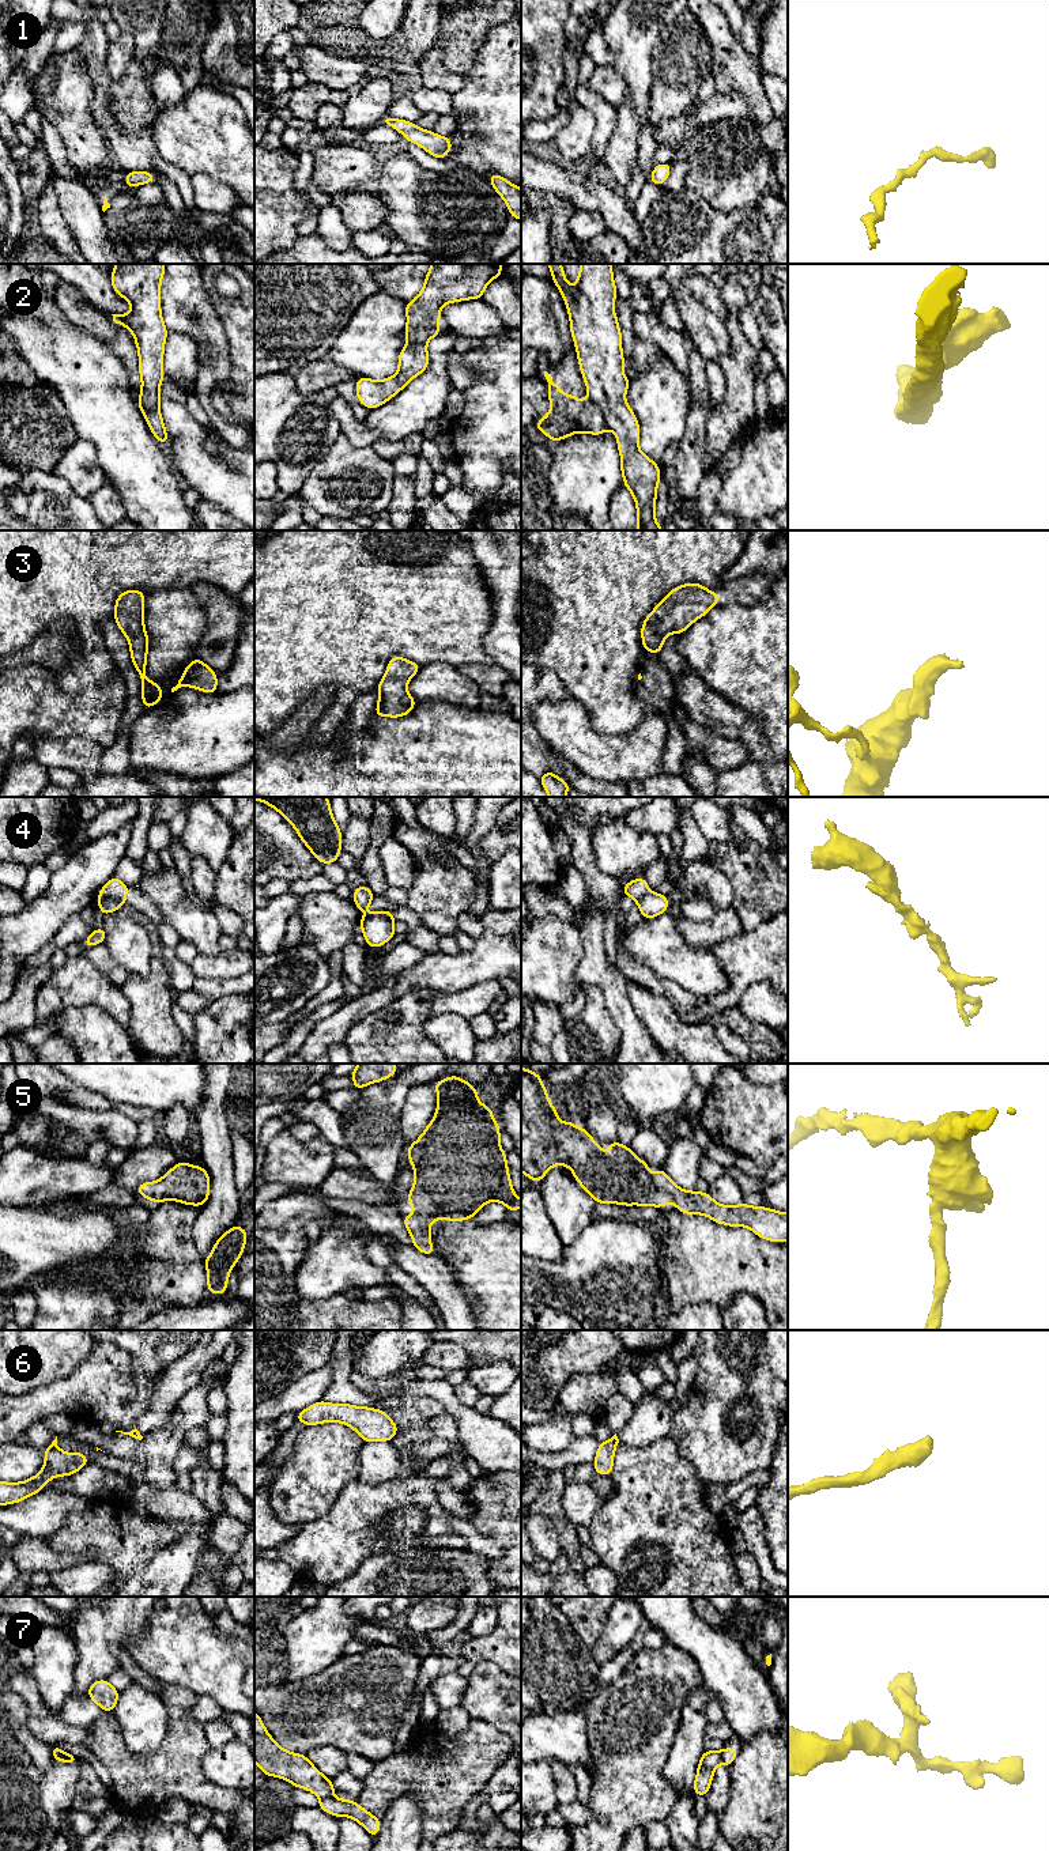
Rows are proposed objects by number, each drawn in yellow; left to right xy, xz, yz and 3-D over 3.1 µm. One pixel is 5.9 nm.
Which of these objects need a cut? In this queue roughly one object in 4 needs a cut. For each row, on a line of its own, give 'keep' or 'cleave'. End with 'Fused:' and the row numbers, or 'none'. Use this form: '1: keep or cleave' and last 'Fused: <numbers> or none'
1: keep
2: cleave
3: keep
4: cleave
5: keep
6: keep
7: cleave
Fused: 2, 4, 7

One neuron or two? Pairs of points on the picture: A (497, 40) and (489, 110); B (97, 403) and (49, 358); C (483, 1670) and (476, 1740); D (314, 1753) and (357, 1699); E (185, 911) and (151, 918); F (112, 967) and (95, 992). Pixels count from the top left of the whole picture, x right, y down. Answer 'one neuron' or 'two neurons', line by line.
A: one neuron
B: one neuron
C: two neurons
D: two neurons
E: two neurons
F: two neurons

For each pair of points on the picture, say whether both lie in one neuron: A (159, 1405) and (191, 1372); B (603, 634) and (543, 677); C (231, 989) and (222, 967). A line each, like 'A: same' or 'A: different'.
A: same
B: different
C: different

